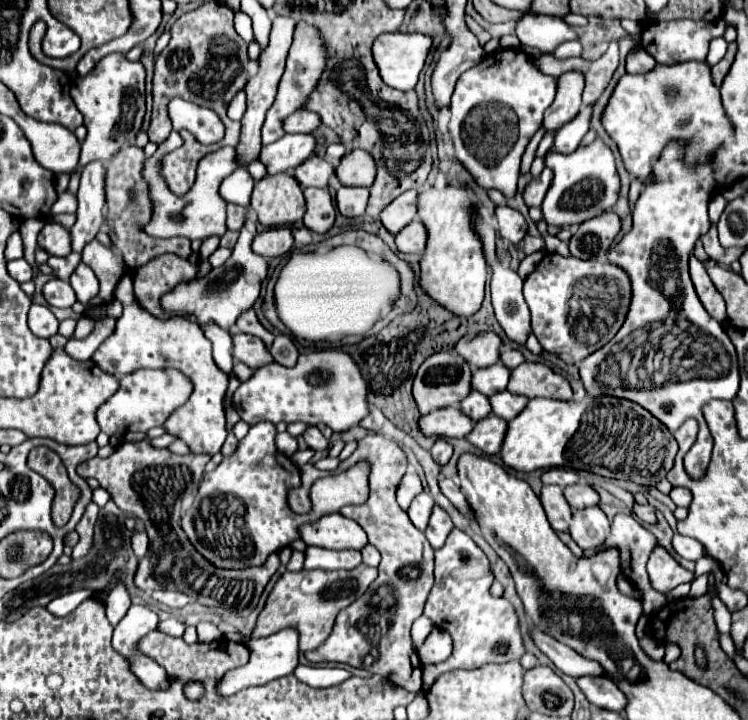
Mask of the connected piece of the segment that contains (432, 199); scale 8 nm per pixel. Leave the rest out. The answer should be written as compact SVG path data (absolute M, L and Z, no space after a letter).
M430 188L418 196L418 218L428 228L428 246L420 258L420 288L442 308L464 318L470 318L480 310L486 286L486 258L482 254L482 244L470 226L472 208L474 196L466 188Z

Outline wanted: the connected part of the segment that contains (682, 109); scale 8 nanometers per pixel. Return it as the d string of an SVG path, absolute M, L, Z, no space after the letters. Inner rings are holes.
M682 62L682 64L672 64L672 66L656 66L648 74L624 74L604 112L600 118L604 130L610 134L610 138L616 142L624 168L634 176L644 180L652 172L652 164L660 158L660 152L668 146L672 140L680 140L684 144L684 160L688 164L696 164L696 160L712 160L712 152L724 144L724 140L732 140L732 124L724 114L722 102L720 102L720 92L712 84L710 76L710 66L706 62Z

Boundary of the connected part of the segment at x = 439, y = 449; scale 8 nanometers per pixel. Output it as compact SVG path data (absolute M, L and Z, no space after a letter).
M438 440L438 442L432 446L430 452L432 452L432 458L434 458L434 462L436 462L438 466L446 466L448 460L450 460L450 456L452 456L452 446L446 444L444 440Z

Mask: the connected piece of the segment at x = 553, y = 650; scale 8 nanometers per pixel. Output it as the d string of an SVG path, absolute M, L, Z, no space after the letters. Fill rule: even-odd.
M530 624L530 636L534 644L554 662L558 670L562 670L568 676L604 676L604 670L594 660L582 658L578 652L568 648L566 644L554 640L552 636L540 632L534 624Z

